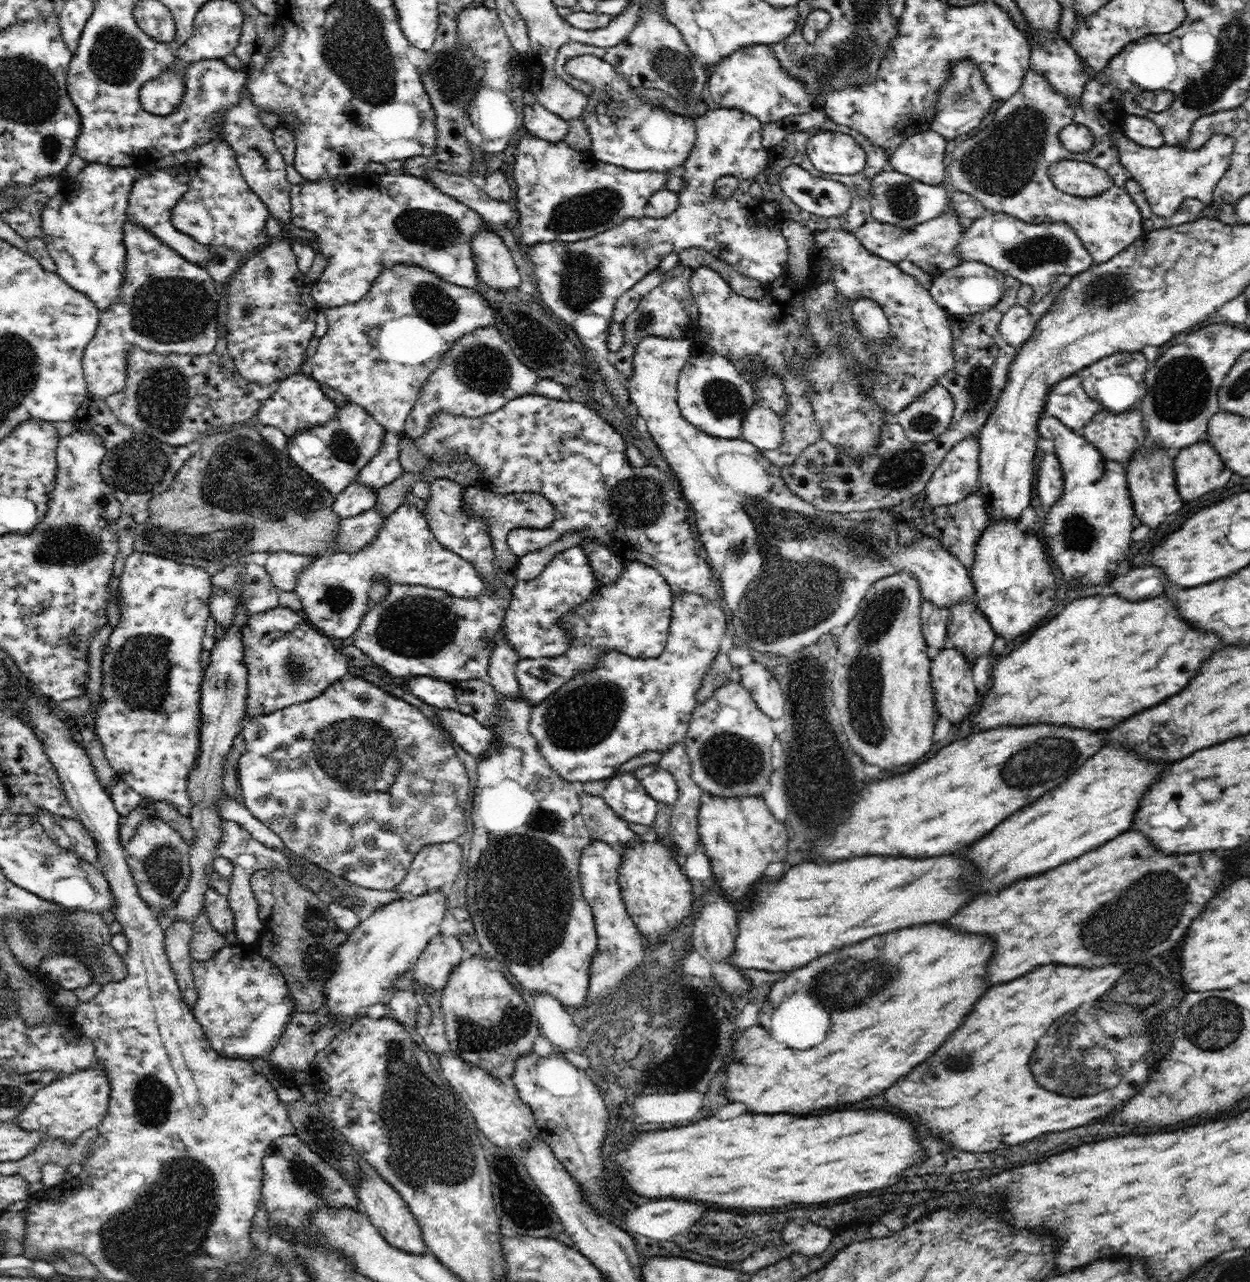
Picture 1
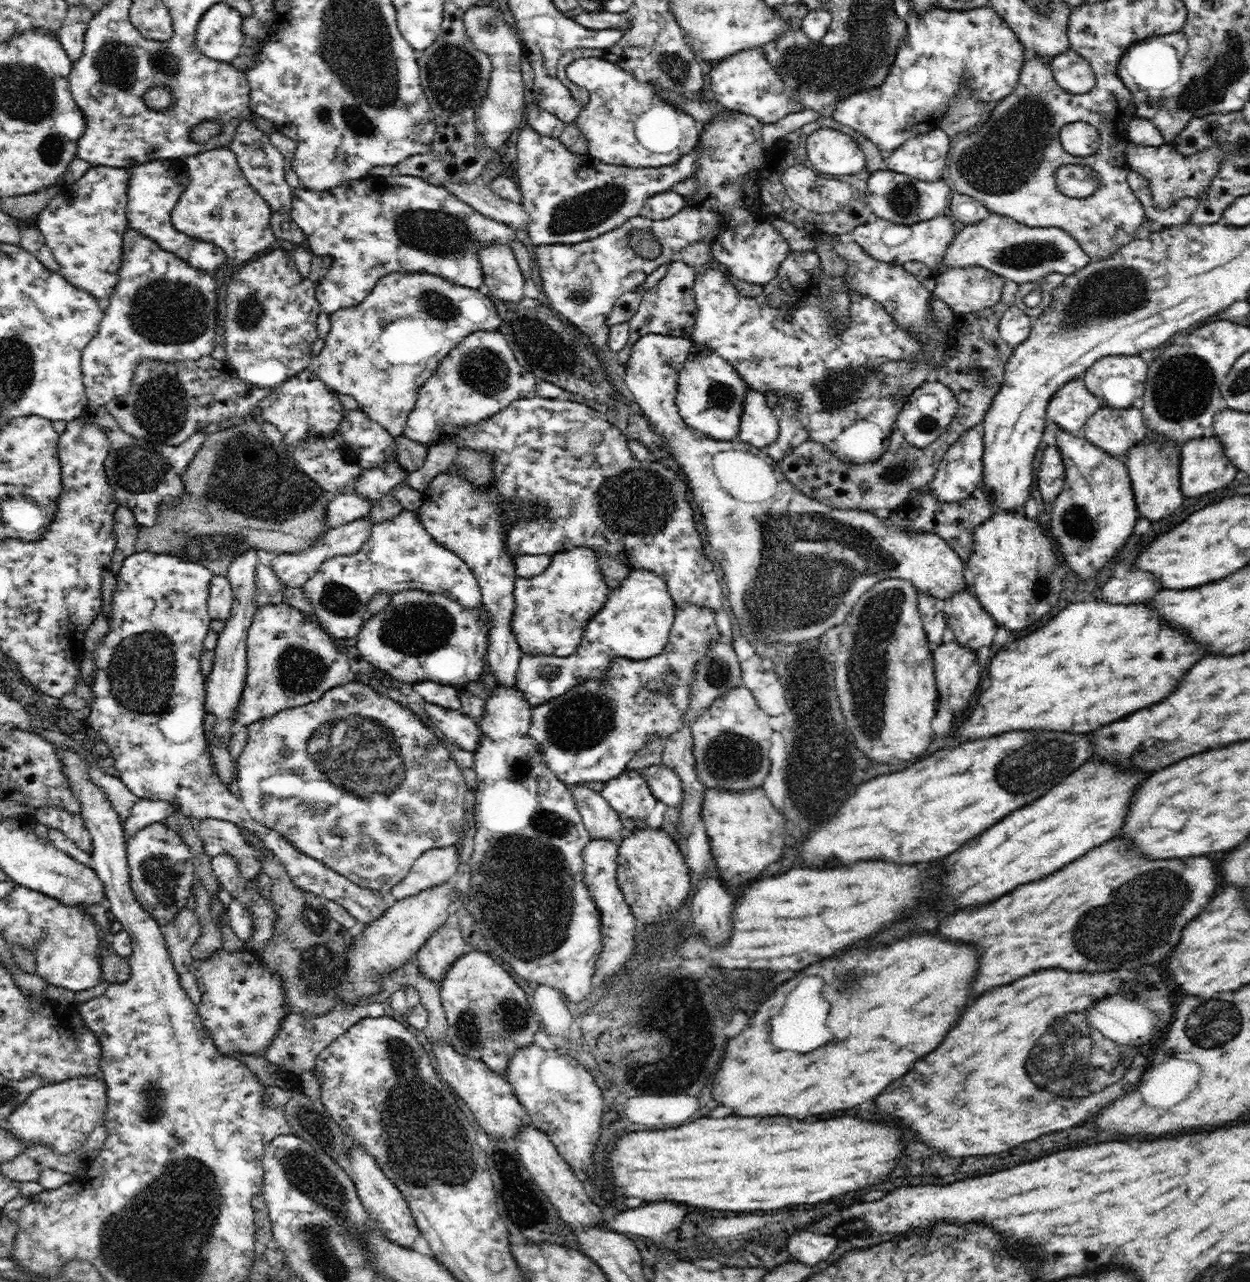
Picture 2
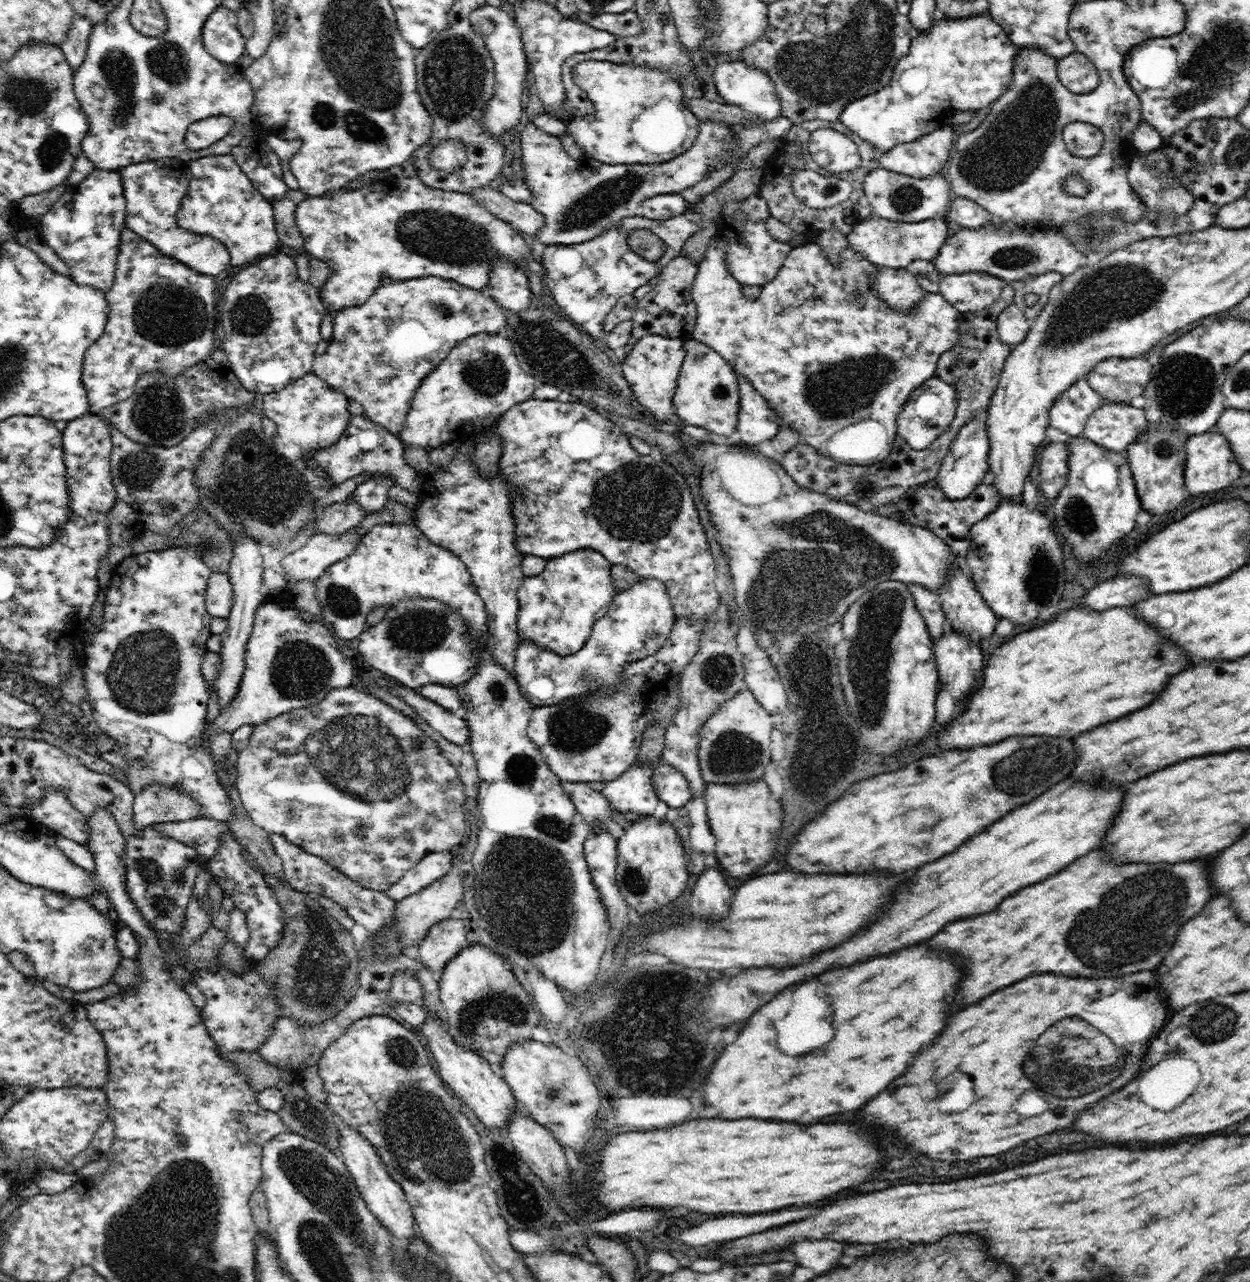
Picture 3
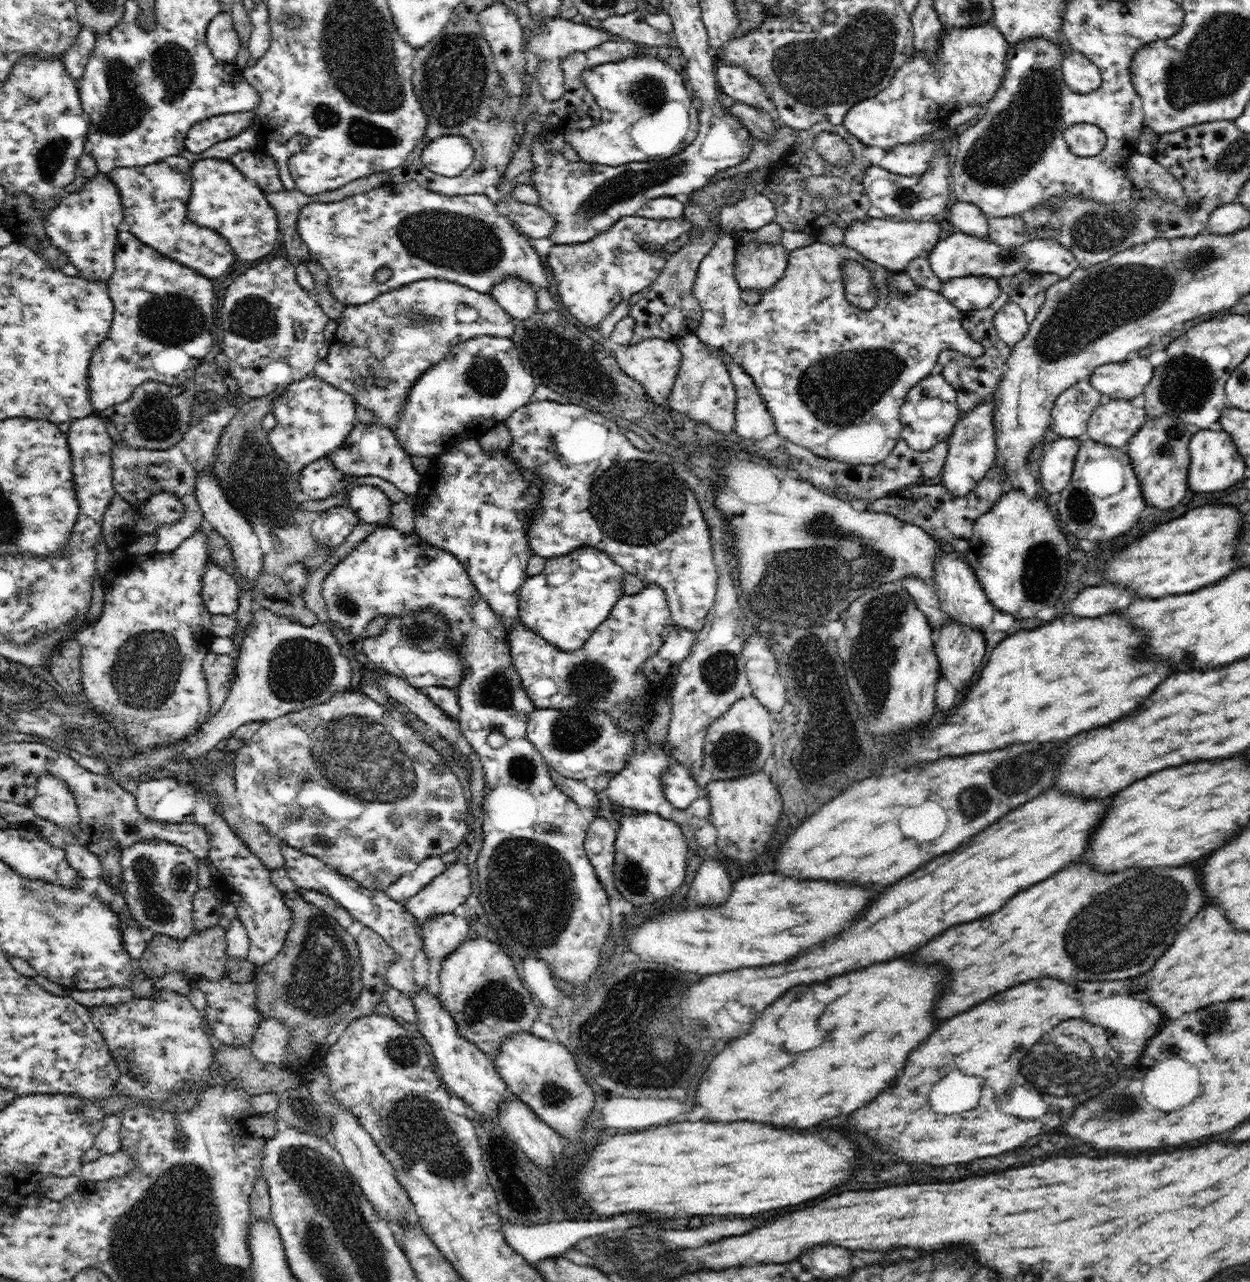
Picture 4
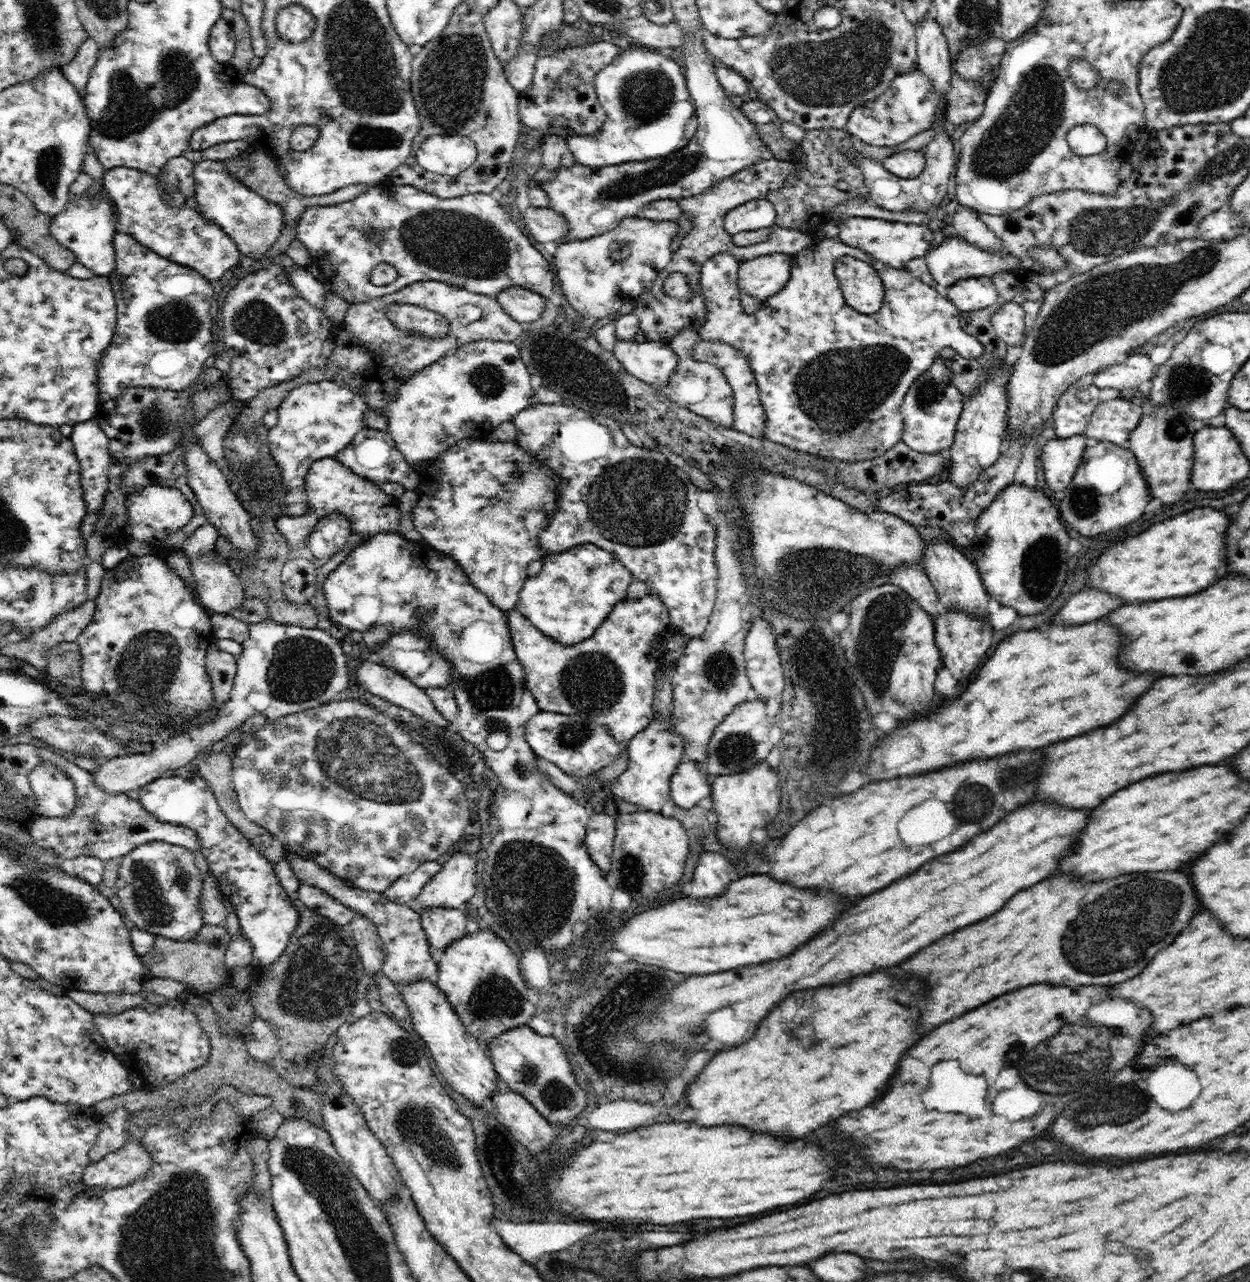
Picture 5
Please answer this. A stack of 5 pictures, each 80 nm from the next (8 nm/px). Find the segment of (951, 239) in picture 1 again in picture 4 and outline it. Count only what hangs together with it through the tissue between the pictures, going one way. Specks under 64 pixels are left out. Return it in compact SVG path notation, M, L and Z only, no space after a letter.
M879 214L849 224L844 231L844 244L857 250L868 260L889 271L904 271L914 258L928 258L939 241L939 224L933 222L895 221Z

